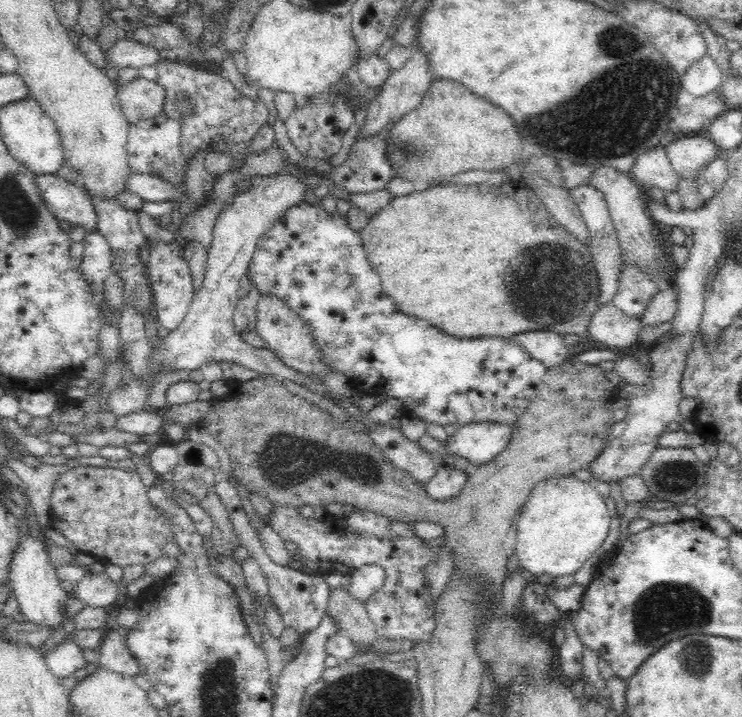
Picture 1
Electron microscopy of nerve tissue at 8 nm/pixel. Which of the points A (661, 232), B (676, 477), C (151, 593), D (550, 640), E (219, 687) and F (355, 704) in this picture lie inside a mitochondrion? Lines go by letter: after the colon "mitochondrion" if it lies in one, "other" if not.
A: other
B: mitochondrion
C: other
D: other
E: mitochondrion
F: mitochondrion

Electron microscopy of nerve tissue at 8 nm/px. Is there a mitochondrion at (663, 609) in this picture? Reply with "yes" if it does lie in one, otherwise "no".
yes

